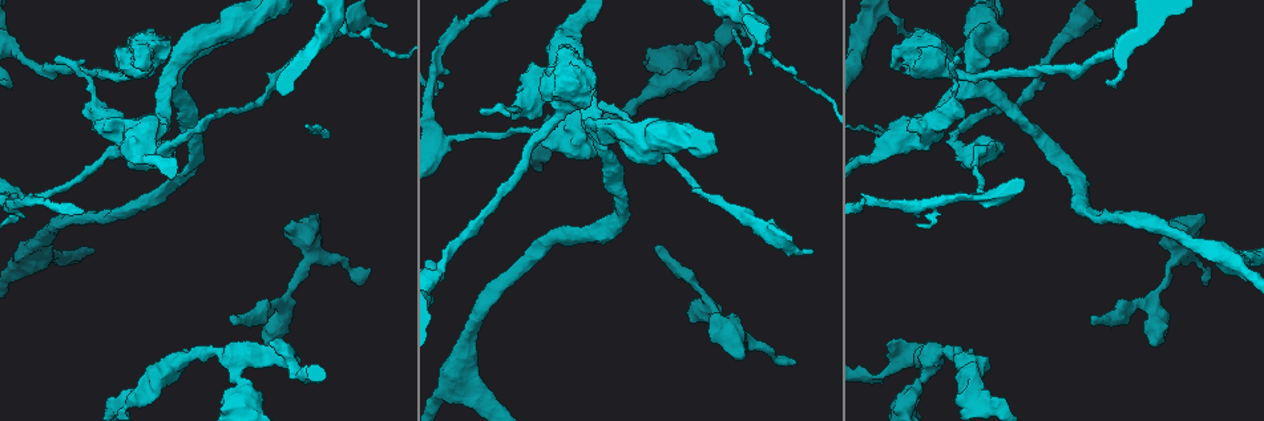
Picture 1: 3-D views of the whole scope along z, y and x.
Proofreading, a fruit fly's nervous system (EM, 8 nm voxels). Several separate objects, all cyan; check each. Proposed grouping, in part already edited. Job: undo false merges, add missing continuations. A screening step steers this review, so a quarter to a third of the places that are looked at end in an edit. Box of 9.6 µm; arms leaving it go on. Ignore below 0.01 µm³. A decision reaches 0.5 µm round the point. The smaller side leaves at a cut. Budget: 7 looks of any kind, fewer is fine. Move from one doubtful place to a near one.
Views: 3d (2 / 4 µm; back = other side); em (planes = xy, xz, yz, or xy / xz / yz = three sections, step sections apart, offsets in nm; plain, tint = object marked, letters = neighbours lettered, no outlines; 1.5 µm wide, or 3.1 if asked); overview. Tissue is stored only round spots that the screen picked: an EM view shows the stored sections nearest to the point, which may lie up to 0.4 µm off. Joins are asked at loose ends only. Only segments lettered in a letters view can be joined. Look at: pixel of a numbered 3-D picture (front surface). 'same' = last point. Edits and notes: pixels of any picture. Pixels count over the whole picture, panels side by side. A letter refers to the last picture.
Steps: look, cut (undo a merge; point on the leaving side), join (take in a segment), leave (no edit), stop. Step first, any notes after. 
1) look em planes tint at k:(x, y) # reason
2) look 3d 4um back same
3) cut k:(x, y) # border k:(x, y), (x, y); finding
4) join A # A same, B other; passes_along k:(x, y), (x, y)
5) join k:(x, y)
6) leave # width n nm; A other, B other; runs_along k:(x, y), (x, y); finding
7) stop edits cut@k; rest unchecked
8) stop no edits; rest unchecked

look 3d 2um at 1:(265, 344) # free end

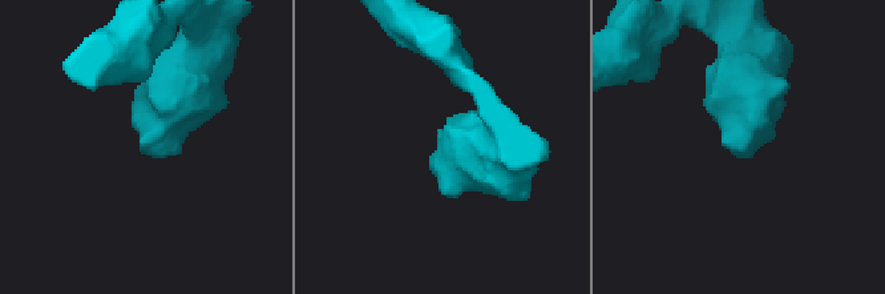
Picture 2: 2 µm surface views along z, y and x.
look em xy step 4 letters at 2:(735, 149) # now the EM

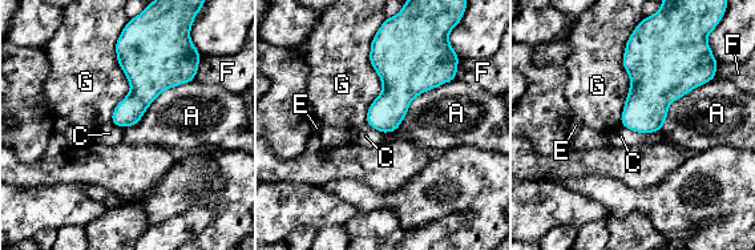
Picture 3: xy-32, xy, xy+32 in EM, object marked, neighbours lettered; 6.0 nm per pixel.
look em planes letters same

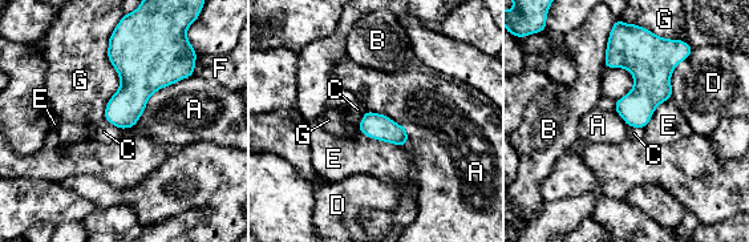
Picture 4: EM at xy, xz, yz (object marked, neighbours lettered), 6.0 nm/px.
leave # A other, B other, C other, D other, E other, F other, G other; no lettered segment goes on from it

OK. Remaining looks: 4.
look 3d 2um at 1:(792, 361) # free end

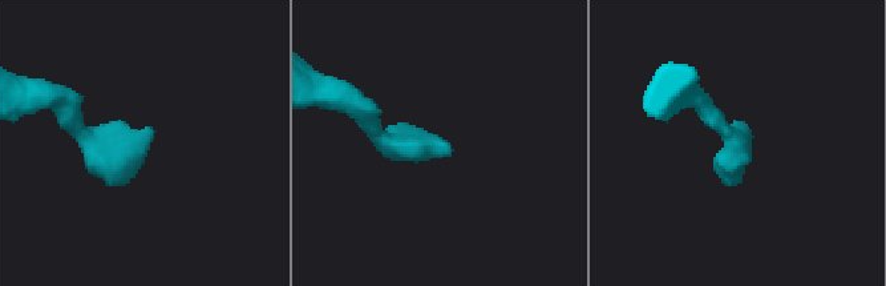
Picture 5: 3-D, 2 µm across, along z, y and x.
look em planes letters at 5:(449, 145)

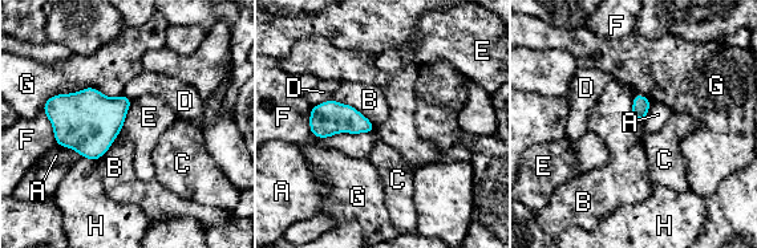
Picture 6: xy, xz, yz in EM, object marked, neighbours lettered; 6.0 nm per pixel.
leave # width 110 nm; longest_contact A 380 nm; A other, B other, C other, D other, E other, F other, G other, H other; none of them fits

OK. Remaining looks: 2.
stop no edits; rest unchecked

